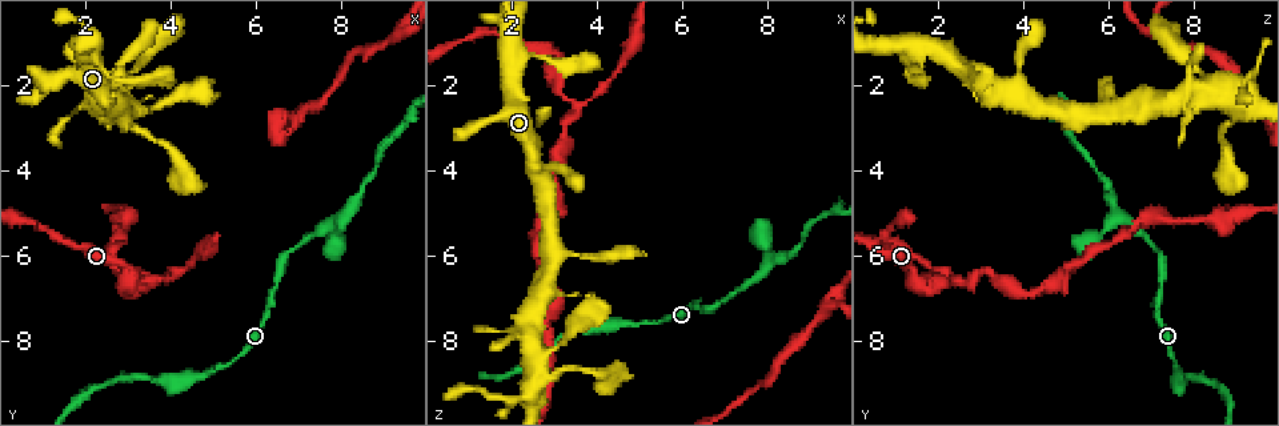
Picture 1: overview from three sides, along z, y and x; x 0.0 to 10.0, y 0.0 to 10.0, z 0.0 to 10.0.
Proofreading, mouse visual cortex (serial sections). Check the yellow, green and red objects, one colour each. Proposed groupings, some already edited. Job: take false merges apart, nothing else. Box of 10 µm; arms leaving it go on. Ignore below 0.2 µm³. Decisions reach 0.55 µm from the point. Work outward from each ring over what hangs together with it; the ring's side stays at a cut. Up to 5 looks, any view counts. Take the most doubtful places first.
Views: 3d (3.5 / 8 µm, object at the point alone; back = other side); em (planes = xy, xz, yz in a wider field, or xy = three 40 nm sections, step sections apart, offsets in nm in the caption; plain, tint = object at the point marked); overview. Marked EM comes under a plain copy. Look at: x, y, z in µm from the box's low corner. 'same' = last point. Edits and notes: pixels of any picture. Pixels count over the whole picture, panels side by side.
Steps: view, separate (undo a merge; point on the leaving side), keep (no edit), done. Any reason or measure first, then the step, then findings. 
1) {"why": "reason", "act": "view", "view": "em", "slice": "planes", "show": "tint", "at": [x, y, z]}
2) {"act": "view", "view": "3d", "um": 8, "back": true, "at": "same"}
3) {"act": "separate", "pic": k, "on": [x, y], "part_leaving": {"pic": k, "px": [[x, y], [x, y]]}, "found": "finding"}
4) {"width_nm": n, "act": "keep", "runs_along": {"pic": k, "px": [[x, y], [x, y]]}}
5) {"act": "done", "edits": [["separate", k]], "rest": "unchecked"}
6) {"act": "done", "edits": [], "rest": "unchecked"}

{"why": "a narrow waist", "act": "view", "view": "3d", "um": 8, "at": [3.50, 6.65, 2.45]}

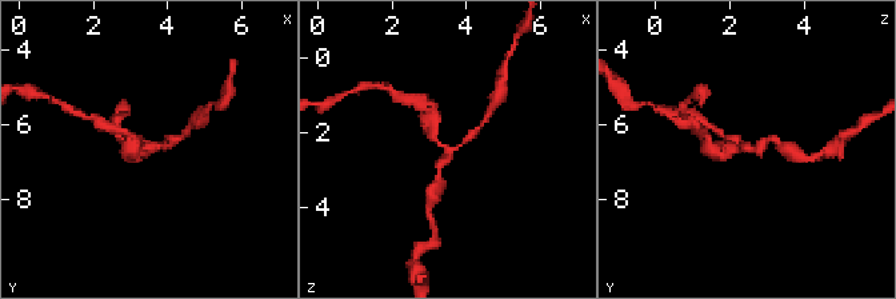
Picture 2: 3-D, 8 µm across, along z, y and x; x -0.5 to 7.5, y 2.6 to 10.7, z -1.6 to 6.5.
{"arms": 3, "arm_widths_nm": [200, 200, 250], "why": "now the EM", "act": "view", "view": "em", "slice": "xy", "step": 2, "show": "tint", "at": "same"}

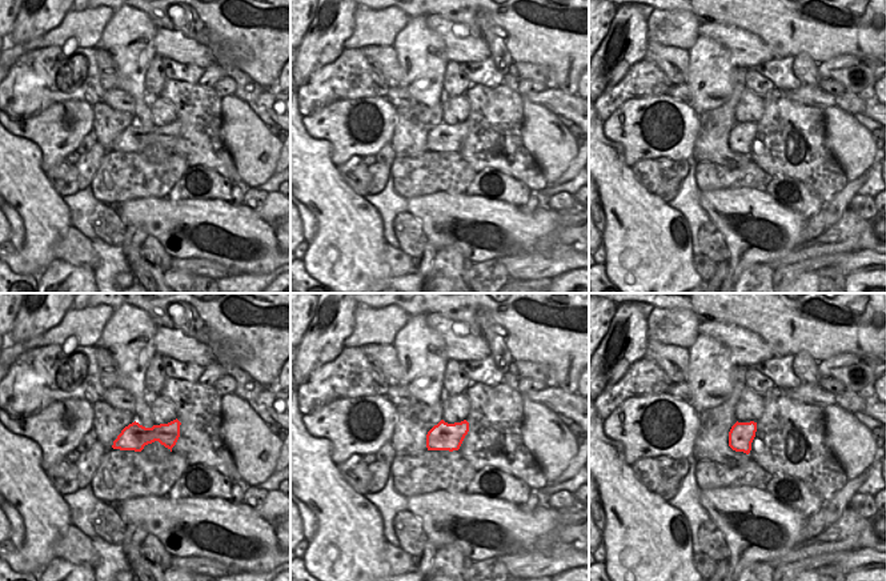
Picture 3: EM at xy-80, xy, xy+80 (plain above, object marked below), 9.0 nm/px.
{"act": "keep", "runs_along": {"pic": 2, "px": [[435, 118], [432, 139], [447, 150], [440, 180]]}, "found": "one cell here"}

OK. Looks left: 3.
{"why": "sudden change in width", "act": "view", "view": "3d", "um": 8, "at": [8.45, 4.50, 6.00]}

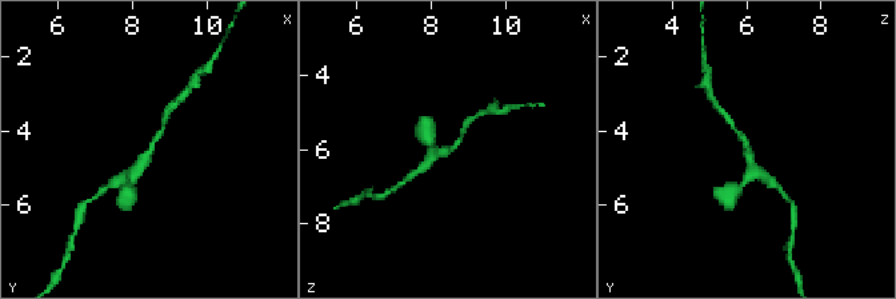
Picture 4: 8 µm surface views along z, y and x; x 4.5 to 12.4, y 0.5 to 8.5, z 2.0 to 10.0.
{"act": "view", "view": "3d", "um": 3.5, "back": true, "at": "same"}

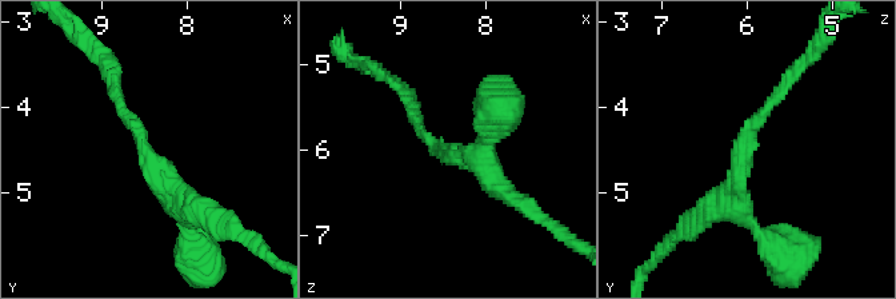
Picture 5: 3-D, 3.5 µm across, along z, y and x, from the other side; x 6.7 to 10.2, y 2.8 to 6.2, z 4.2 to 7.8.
{"act": "view", "view": "em", "slice": "xy", "step": 3, "show": "tint", "at": [8.50, 4.55, 6.05]}

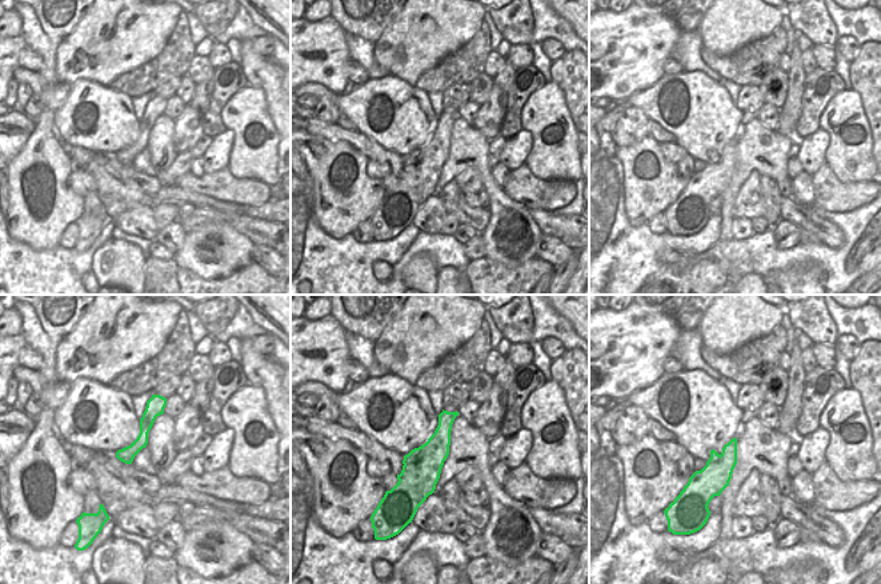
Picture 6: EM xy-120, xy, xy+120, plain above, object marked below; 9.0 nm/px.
{"width_nm": 340, "act": "keep", "runs_along": {"pic": 5, "px": [[200, 210], [155, 168], [115, 83]]}, "found": "one cell here"}

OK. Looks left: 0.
{"act": "done", "edits": [], "rest": "unchecked"}

